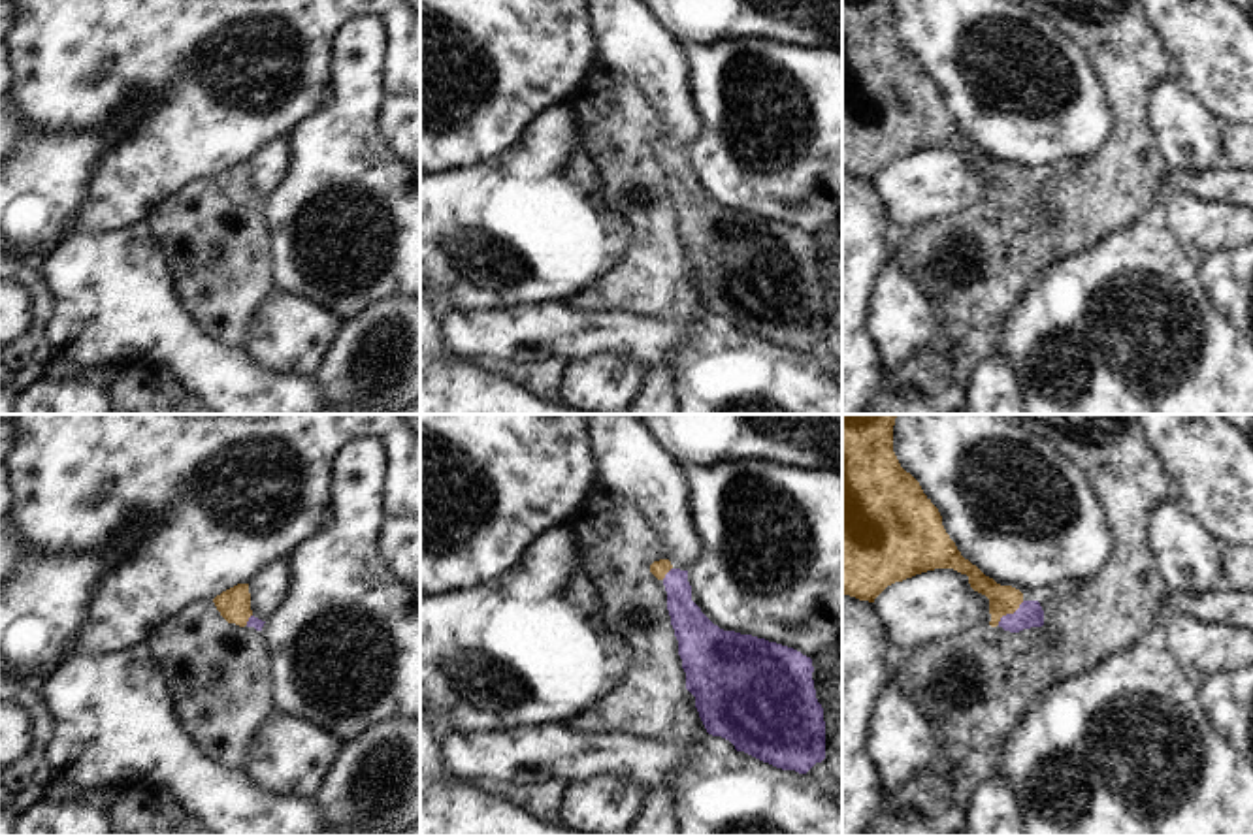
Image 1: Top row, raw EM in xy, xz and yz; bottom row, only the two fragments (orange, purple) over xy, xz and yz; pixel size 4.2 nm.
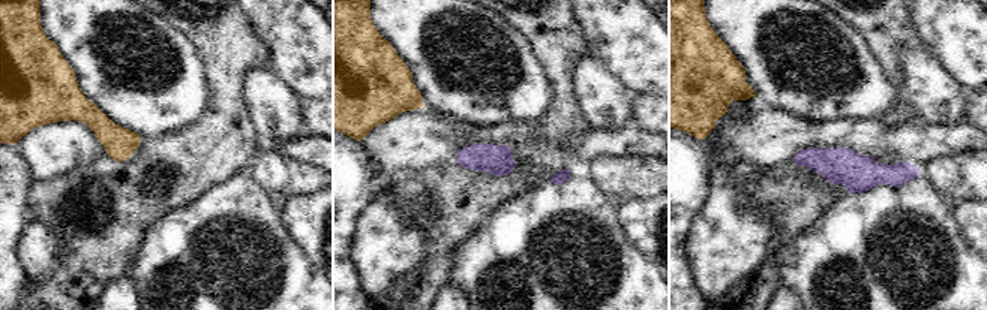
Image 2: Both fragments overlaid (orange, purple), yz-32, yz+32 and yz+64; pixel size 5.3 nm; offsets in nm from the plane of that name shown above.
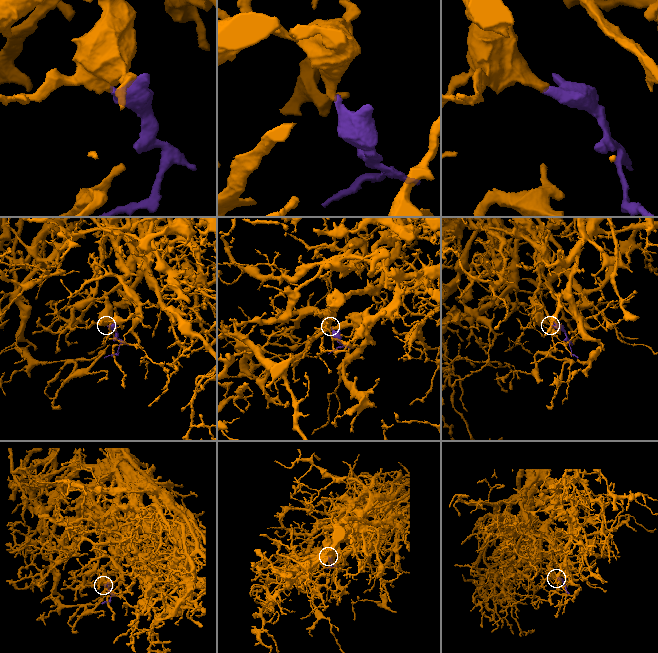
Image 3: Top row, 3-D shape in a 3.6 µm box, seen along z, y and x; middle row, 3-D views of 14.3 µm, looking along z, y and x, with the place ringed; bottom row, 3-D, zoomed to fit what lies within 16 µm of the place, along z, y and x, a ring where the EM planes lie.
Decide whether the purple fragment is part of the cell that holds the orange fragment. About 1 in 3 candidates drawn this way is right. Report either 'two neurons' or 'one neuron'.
one neuron

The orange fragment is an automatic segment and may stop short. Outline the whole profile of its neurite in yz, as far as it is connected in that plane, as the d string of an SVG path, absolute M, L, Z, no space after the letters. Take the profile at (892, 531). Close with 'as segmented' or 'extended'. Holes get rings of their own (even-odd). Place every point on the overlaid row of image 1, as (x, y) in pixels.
M842 414L842 595L874 603L895 582L953 569L989 599L991 627L1042 627L1038 601L1025 601L961 555L938 508L893 452L895 418Z | extended

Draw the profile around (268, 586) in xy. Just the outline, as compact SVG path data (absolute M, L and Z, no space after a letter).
M283 559L258 569L249 580L252 616L268 621L268 618L281 606L288 587L288 574Z

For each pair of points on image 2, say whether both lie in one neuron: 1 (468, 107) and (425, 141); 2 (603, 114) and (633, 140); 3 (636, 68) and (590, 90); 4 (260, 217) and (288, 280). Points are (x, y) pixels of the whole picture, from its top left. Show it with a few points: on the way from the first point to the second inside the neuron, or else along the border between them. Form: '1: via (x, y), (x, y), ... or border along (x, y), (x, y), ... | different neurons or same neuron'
1: border along (425, 105), (452, 113), (470, 123), (491, 125) | different neurons
2: border along (630, 123), (612, 129), (590, 126) | different neurons
3: border along (594, 56), (632, 93) | different neurons
4: via (272, 232), (282, 246), (284, 265) | same neuron

